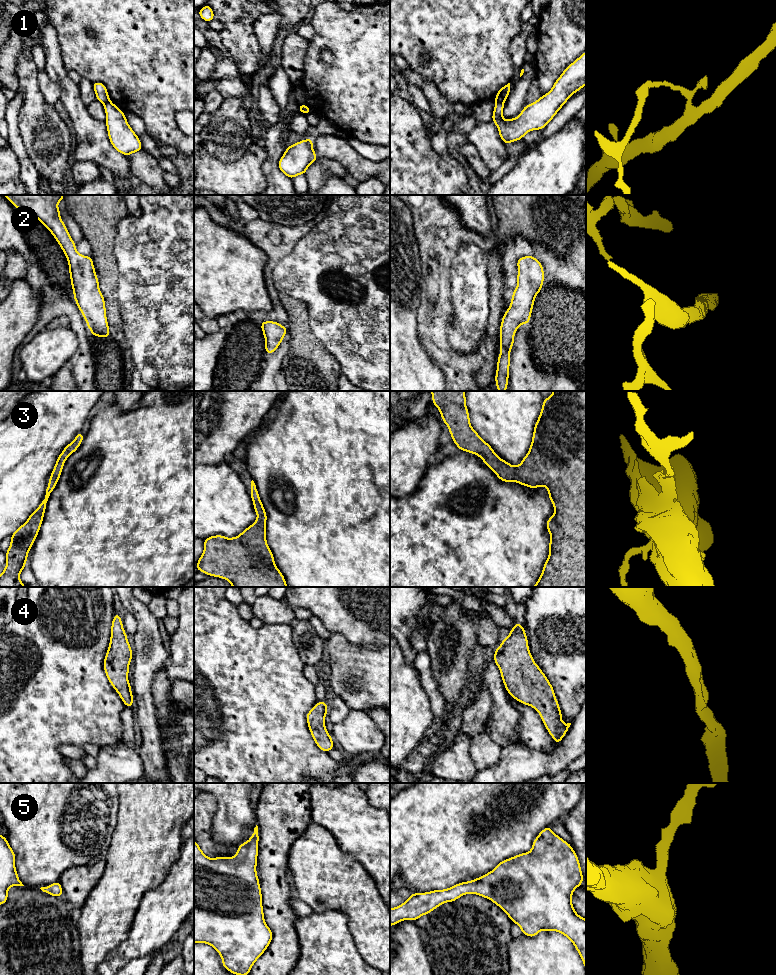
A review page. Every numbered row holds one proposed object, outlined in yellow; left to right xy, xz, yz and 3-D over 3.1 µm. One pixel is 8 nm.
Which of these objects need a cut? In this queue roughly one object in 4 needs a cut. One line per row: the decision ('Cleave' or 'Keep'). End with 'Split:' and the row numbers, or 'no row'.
1: Cleave
2: Keep
3: Keep
4: Keep
5: Keep
Split: 1

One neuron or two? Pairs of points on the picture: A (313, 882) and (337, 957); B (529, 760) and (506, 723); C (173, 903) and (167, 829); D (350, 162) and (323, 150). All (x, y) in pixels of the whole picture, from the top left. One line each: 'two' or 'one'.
A: two
B: two
C: two
D: one

